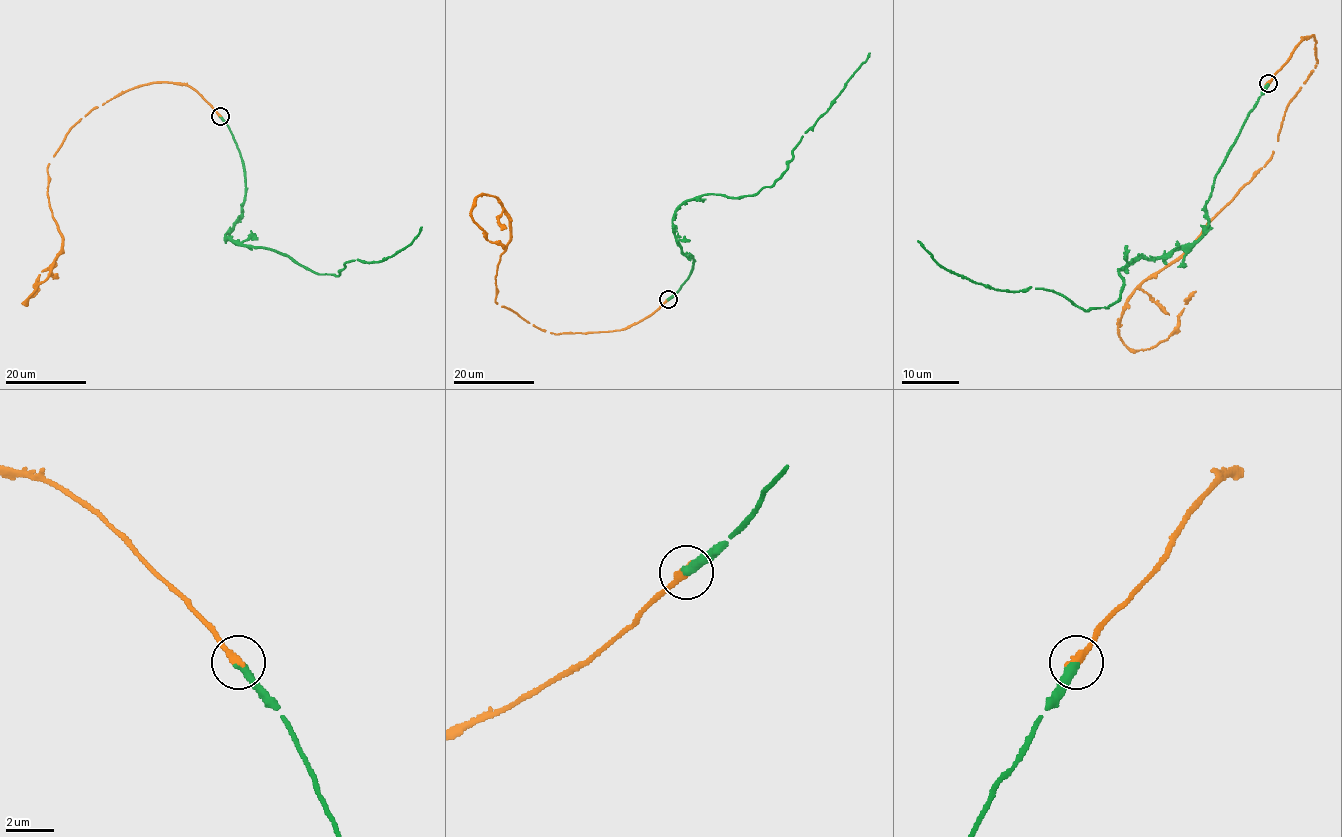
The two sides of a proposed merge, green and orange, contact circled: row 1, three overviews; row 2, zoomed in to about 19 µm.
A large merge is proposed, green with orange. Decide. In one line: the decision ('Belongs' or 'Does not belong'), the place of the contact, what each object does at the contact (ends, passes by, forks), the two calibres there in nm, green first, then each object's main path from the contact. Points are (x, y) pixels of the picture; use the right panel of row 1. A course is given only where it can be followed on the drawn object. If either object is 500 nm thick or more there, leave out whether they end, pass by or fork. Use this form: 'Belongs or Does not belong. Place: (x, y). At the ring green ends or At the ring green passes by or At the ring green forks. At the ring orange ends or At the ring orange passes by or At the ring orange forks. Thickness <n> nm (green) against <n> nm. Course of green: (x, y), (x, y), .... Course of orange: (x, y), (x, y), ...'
Belongs. Place: (1268, 83). At the ring green ends. At the ring orange ends. Thickness 400 nm (green) against 360 nm. Course of green: (1268, 84), (1214, 181), (1208, 226), (1192, 243), (1119, 269), (1120, 296), (1107, 308), (971, 282), (918, 240). Course of orange: (1268, 84), (1313, 35), (1317, 64), (1271, 157), (1135, 290), (1118, 334), (1153, 348), (1195, 290)

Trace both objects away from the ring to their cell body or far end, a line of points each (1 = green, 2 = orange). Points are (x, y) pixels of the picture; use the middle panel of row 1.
1: (667, 300), (694, 261), (674, 231), (679, 208), (704, 195), (752, 196), (771, 186), (870, 53)
2: (667, 300), (620, 330), (541, 330), (496, 302), (509, 215), (482, 194), (472, 219), (503, 248)

